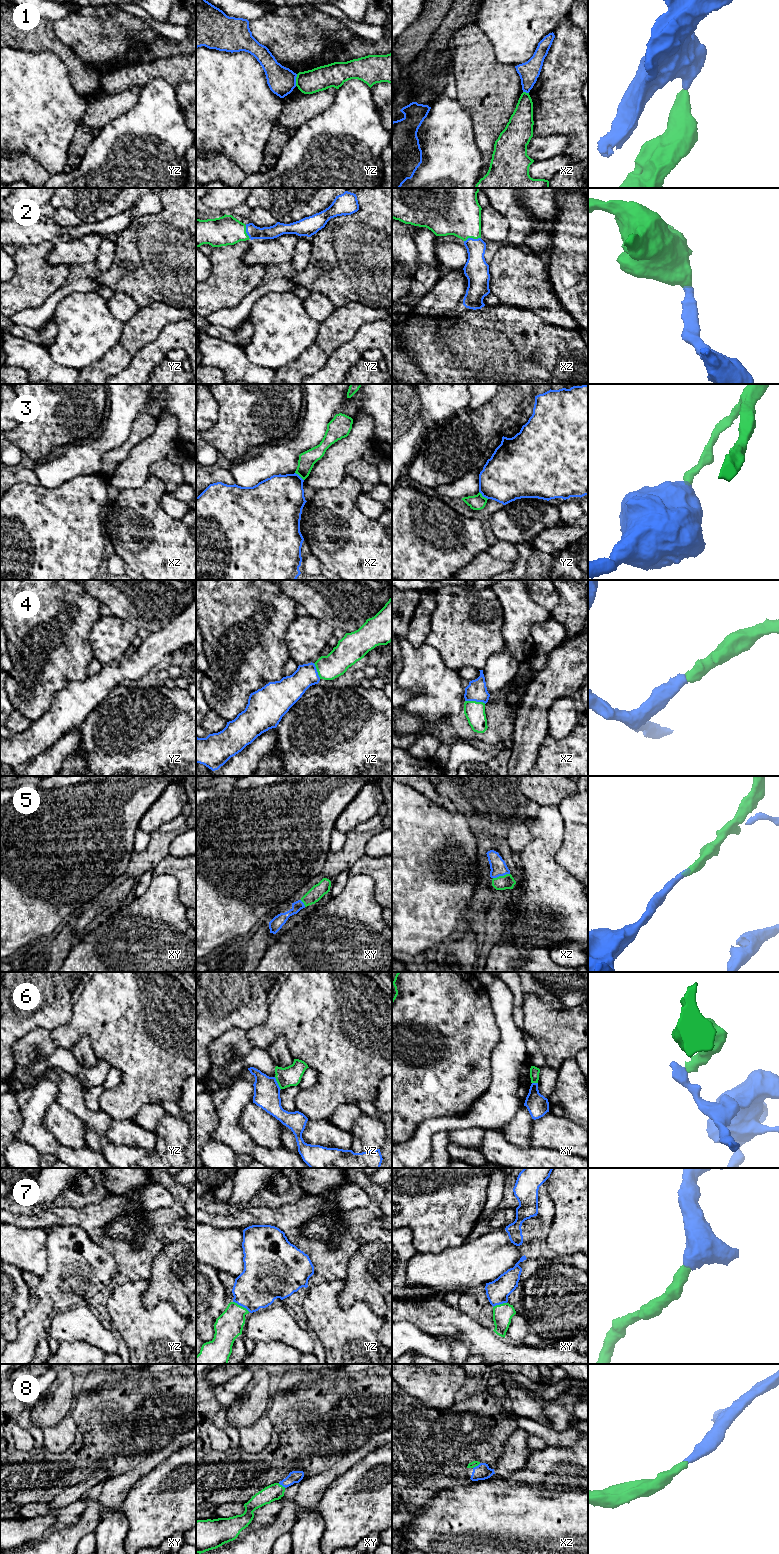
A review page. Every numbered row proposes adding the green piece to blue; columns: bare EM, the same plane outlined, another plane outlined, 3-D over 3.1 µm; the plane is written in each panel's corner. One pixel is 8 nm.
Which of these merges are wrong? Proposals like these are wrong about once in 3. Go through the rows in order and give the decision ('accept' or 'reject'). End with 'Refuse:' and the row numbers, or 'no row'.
1: reject
2: accept
3: reject
4: accept
5: accept
6: reject
7: accept
8: accept
Refuse: 1, 3, 6

